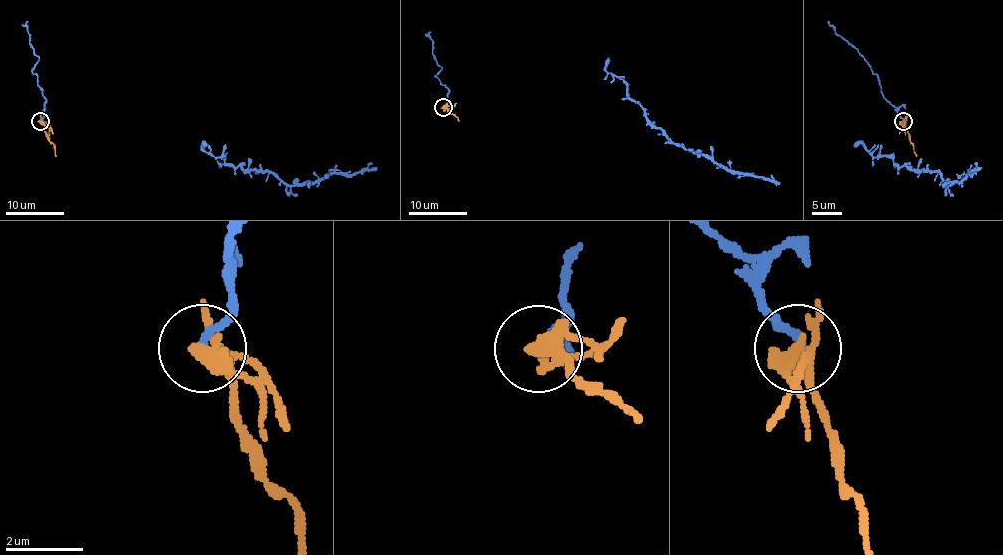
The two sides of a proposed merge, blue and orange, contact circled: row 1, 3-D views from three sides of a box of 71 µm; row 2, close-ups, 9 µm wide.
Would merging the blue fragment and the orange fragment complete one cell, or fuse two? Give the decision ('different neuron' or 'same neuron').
different neuron

